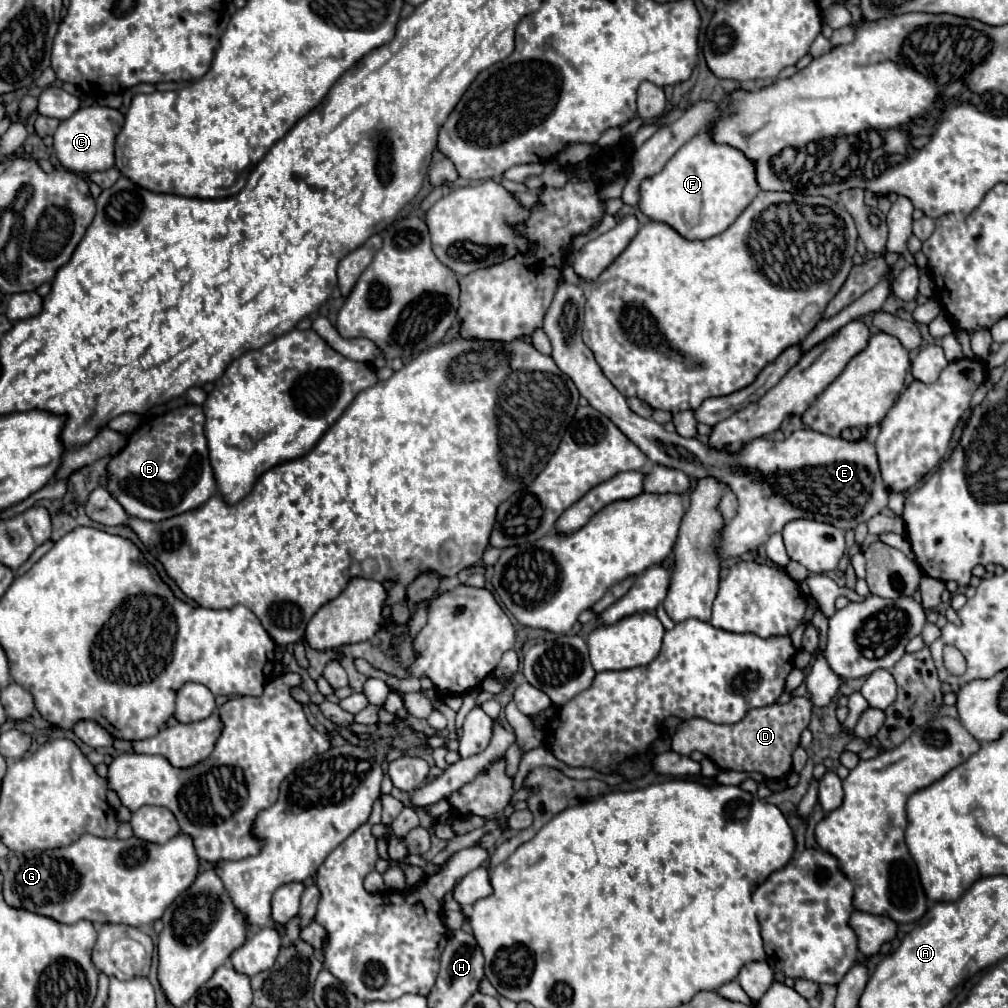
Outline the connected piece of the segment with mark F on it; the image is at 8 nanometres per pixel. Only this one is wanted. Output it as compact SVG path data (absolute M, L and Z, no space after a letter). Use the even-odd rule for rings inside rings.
M701 131L659 173L641 181L639 209L649 219L671 225L687 239L709 239L733 225L759 191L755 163L743 151L715 143L711 131Z

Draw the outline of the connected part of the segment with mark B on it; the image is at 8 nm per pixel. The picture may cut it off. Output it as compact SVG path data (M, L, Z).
M183 405L179 409L167 411L165 415L151 417L129 437L127 447L111 459L107 467L109 469L107 489L131 517L139 517L145 521L163 521L167 517L175 517L179 513L197 509L217 493L217 483L209 465L203 423L205 415L199 405Z

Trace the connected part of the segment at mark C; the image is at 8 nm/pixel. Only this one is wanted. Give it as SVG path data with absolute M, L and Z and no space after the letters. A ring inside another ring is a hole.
M93 105L93 107L81 107L73 117L67 121L61 121L53 135L53 149L59 159L59 163L75 173L95 173L95 171L107 171L115 165L115 137L119 135L123 127L123 115L117 109Z

